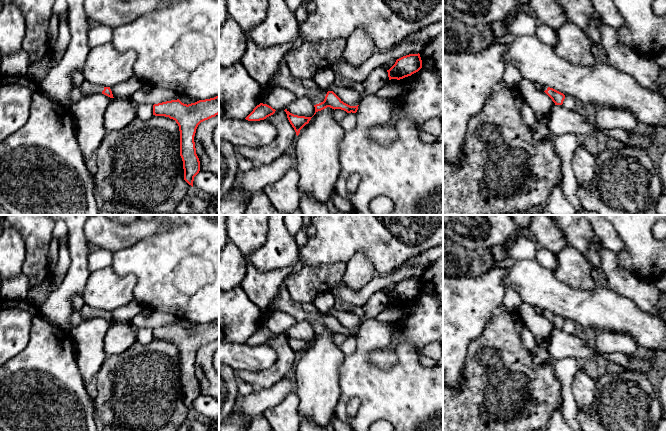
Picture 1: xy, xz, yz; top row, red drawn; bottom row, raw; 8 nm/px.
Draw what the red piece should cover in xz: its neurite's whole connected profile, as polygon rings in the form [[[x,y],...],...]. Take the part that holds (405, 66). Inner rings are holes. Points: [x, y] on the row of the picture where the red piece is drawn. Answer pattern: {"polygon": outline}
{"polygon": [[[409,54],[396,60],[395,64],[387,70],[389,80],[403,79],[418,72],[422,68],[420,54]]]}

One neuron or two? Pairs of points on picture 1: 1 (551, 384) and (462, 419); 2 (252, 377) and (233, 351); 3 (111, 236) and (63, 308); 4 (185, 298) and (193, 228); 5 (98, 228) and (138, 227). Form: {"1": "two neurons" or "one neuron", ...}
{"1": "one neuron", "2": "two neurons", "3": "two neurons", "4": "one neuron", "5": "one neuron"}

